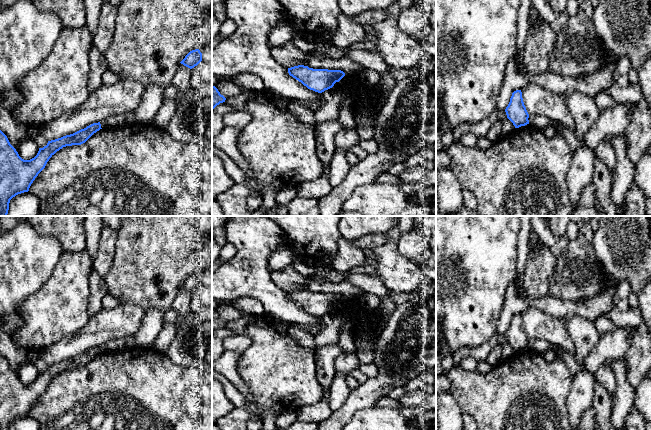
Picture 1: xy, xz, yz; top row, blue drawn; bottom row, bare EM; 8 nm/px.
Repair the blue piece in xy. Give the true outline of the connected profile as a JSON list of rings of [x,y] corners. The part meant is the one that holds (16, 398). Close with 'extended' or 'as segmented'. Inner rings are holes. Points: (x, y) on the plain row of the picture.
[[[100,346],[93,347],[73,358],[48,365],[30,384],[22,383],[0,354],[0,430],[9,430],[13,421],[28,416],[35,402],[57,375],[66,370],[85,367],[100,353]]] | as segmented

